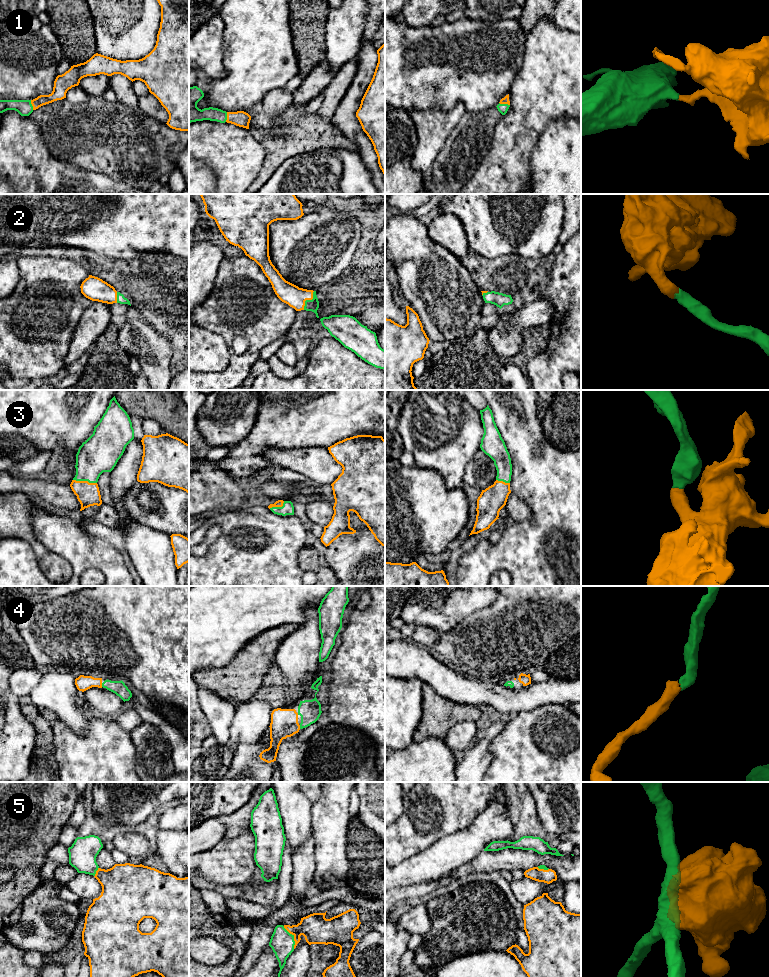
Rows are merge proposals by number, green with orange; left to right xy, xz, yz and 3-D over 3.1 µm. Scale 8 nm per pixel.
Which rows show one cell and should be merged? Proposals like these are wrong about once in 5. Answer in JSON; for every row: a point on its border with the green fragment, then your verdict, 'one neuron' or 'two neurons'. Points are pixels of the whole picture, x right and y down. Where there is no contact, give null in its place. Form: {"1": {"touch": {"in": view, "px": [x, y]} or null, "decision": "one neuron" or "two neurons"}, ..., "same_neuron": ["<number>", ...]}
{"1": {"touch": {"in": "yz", "px": [504, 104]}, "decision": "one neuron"}, "2": {"touch": {"in": "xz", "px": [308, 300]}, "decision": "one neuron"}, "3": {"touch": {"in": "xy", "px": [85, 480]}, "decision": "one neuron"}, "4": {"touch": {"in": "xy", "px": [102, 685]}, "decision": "one neuron"}, "5": {"touch": {"in": "xz", "px": [293, 937]}, "decision": "one neuron"}, "same_neuron": ["1", "2", "3", "4", "5"]}

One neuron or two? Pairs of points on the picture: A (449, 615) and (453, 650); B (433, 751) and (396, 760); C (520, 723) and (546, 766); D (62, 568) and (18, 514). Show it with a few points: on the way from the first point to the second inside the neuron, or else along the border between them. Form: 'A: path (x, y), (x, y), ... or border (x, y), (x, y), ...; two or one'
A: border (470, 614), (445, 631), (436, 630), (428, 626); two
B: path (424, 760), (405, 760); one
C: path (528, 734), (531, 744), (540, 755); one
D: path (48, 558), (22, 528); one

